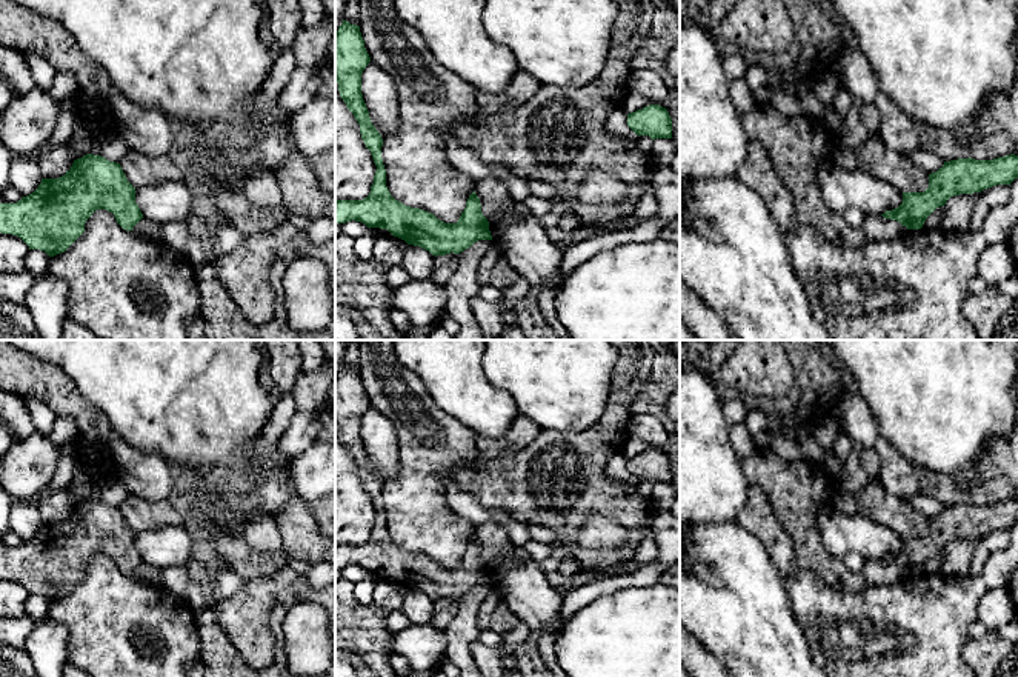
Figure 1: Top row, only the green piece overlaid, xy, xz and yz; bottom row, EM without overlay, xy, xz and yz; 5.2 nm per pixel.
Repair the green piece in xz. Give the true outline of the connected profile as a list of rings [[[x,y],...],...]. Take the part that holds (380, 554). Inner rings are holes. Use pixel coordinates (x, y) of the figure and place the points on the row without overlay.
[[[343,365],[335,377],[335,426],[340,442],[360,469],[361,483],[372,499],[377,515],[366,543],[335,543],[335,568],[355,565],[368,572],[388,574],[394,582],[435,602],[460,599],[478,585],[492,585],[489,566],[481,557],[475,535],[469,540],[457,568],[444,568],[434,559],[406,551],[391,540],[381,503],[383,483],[371,466],[361,439],[361,419],[369,406],[360,371]]]

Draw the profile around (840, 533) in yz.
[[[824,509],[817,515],[823,546],[833,555],[858,552],[866,560],[881,560],[903,548],[903,537],[873,519],[838,509]]]

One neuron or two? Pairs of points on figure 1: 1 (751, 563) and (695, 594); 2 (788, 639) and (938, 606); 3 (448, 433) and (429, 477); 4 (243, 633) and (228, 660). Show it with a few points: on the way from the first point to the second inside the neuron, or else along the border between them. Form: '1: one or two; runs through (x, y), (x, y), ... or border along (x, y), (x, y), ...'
1: one; runs through (748, 580), (735, 594), (712, 594)
2: two; border along (791, 602), (791, 610), (805, 634), (814, 660)
3: one; runs through (437, 443), (429, 451), (429, 466)
4: two; border along (214, 616), (229, 642), (246, 660)

